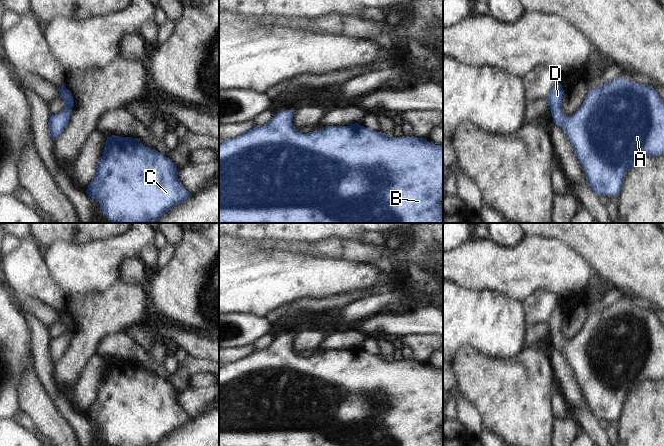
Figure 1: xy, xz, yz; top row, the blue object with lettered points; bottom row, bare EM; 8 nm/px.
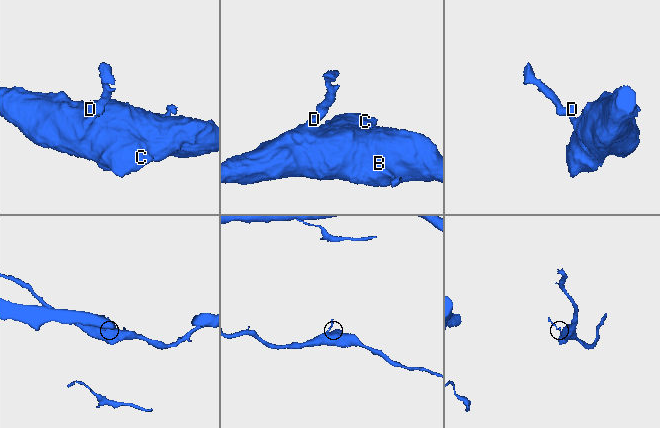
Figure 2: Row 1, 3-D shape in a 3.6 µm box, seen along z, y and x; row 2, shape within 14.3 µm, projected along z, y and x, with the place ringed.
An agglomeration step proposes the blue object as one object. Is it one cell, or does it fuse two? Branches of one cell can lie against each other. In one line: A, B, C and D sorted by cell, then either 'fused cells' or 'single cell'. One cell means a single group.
A B C D | single cell

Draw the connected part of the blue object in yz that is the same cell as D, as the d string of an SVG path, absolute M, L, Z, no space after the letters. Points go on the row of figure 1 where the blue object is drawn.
M619 78L602 84L600 88L588 91L580 109L570 117L562 113L564 90L557 83L546 98L554 123L560 126L570 140L579 159L591 190L598 196L619 197L627 172L634 168L644 157L664 154L664 102L657 89Z

